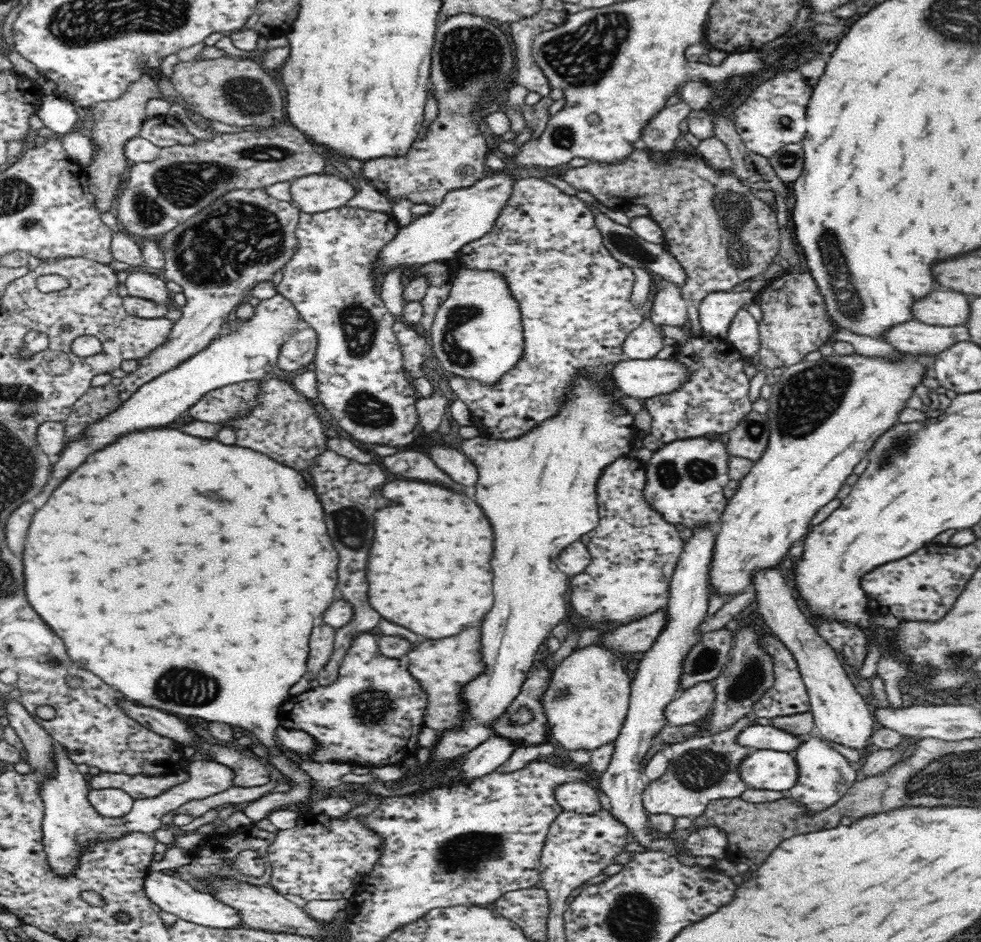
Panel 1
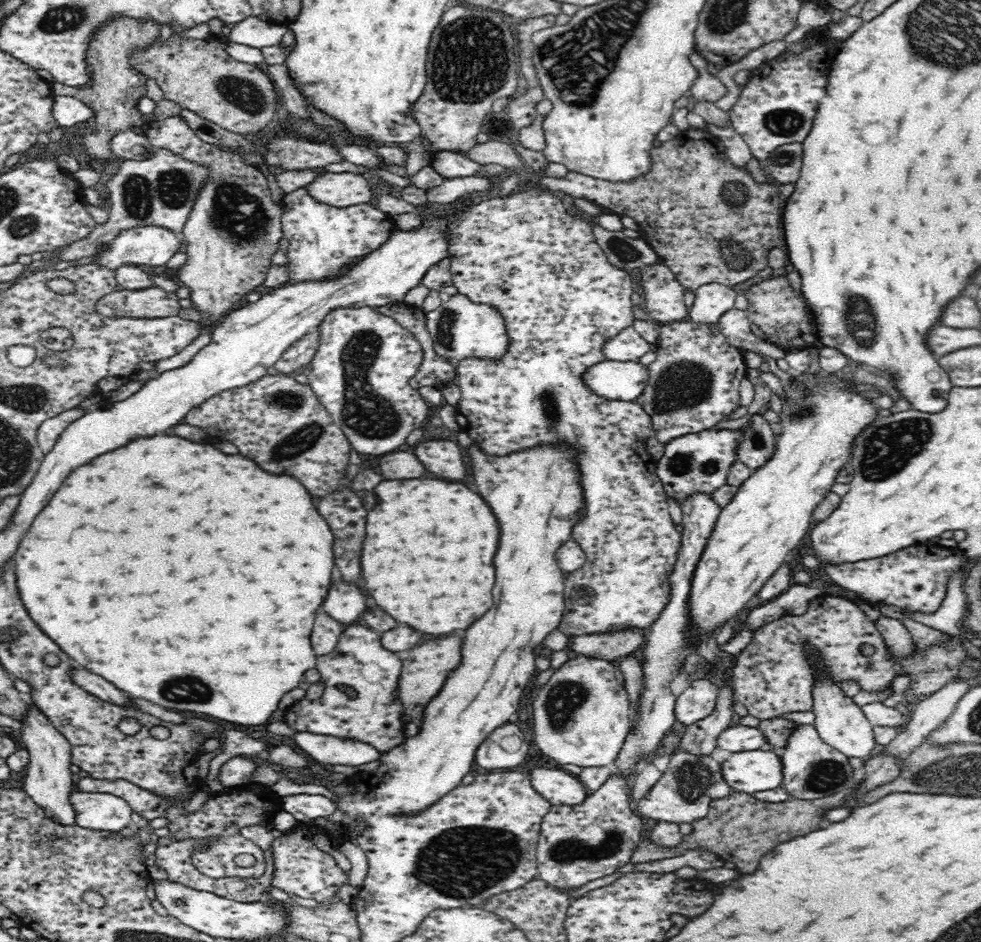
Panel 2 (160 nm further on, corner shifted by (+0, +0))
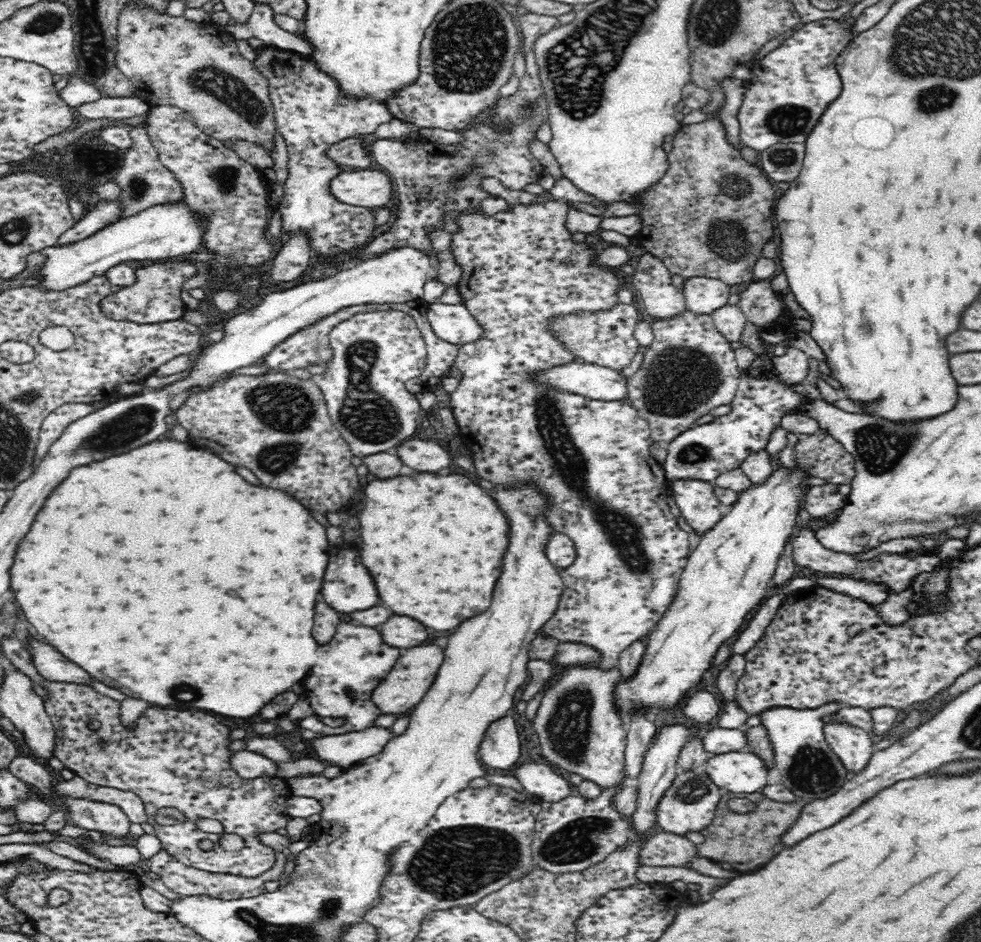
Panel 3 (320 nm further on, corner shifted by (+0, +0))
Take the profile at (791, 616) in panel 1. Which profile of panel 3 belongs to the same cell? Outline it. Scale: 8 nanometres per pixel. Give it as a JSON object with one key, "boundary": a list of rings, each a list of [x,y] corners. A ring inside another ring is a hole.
{"boundary":[[[839,720],[832,721],[838,721],[838,723],[824,725],[826,742],[845,766],[846,772],[858,774],[867,765],[874,752],[872,740],[864,729],[846,723],[842,725]]]}

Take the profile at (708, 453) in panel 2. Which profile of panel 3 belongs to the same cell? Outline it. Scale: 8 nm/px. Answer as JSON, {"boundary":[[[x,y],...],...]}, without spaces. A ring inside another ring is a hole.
{"boundary":[[[773,368],[756,376],[742,371],[727,414],[706,425],[689,428],[665,444],[667,457],[661,465],[668,483],[678,480],[713,482],[716,476],[740,467],[746,458],[766,448],[770,435],[780,427],[783,416],[801,414],[803,406],[809,402],[810,399],[800,396],[794,385],[786,384]]]}

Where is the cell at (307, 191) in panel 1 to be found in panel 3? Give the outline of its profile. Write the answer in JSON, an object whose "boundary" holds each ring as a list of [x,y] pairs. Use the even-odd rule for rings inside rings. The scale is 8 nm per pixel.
{"boundary":[[[371,167],[364,169],[354,168],[352,171],[344,171],[336,175],[331,180],[330,190],[334,196],[344,204],[374,210],[374,206],[384,206],[388,204],[394,196],[394,188],[391,177],[383,173],[380,167]]]}

